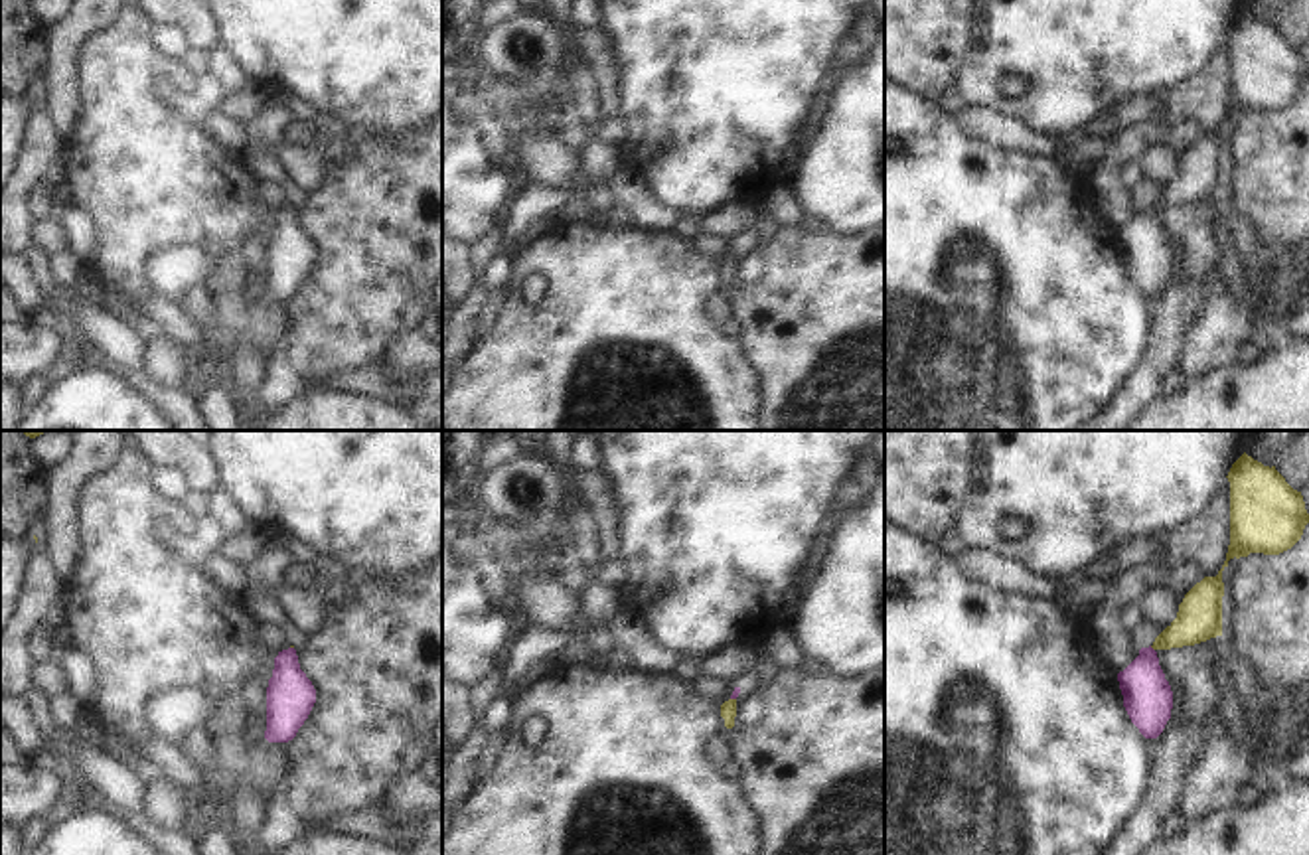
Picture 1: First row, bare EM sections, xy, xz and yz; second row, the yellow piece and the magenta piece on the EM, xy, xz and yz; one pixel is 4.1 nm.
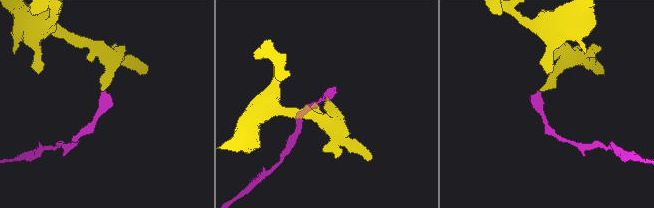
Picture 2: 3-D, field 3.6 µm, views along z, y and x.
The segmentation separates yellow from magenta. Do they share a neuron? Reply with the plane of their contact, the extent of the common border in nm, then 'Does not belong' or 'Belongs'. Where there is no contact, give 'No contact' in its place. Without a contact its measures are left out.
Touches yellow in xz. Shared border 30 nm. Belongs

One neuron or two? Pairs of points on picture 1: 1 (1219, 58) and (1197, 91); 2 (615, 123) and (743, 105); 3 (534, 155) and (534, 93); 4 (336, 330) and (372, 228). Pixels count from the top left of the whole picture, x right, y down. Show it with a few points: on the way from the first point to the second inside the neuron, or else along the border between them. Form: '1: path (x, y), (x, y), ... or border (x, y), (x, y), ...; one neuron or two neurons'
1: path (1219, 66), (1205, 83); one neuron
2: border (616, 111), (624, 127), (624, 143), (620, 147); two neurons
3: border (543, 121), (536, 127); two neurons
4: path (352, 305), (372, 275), (372, 253); one neuron

